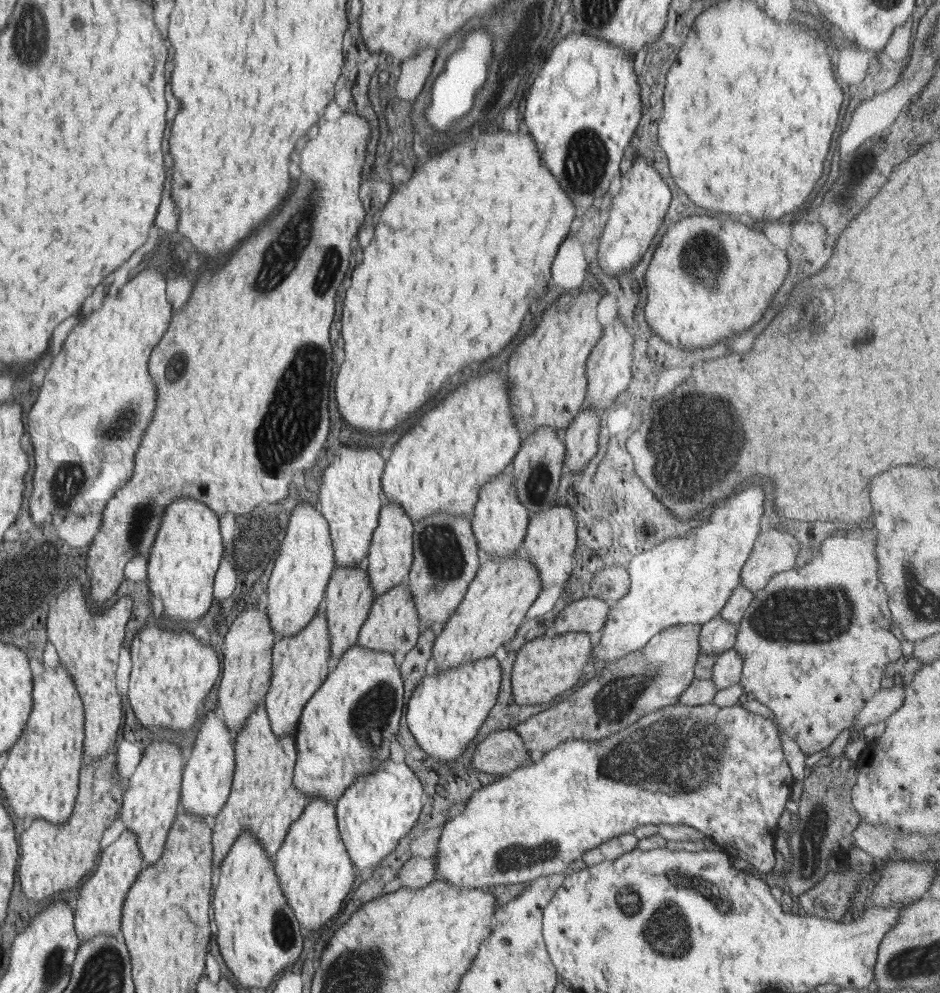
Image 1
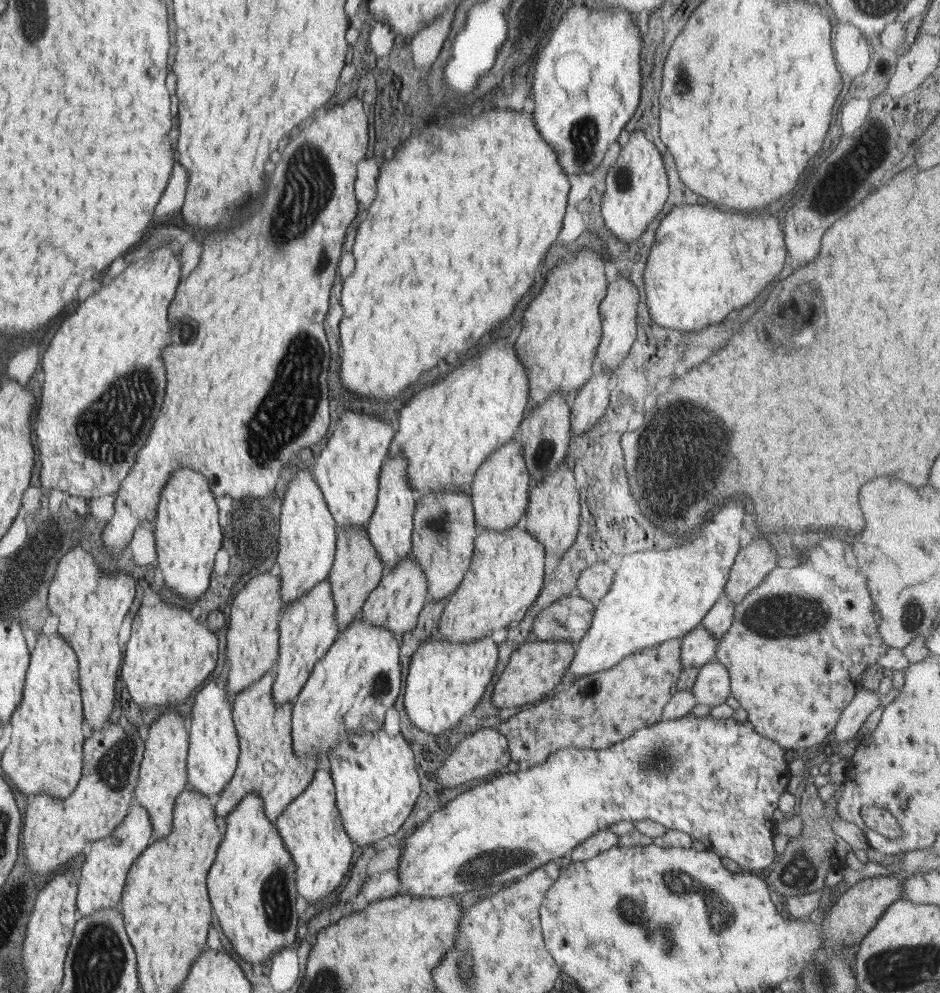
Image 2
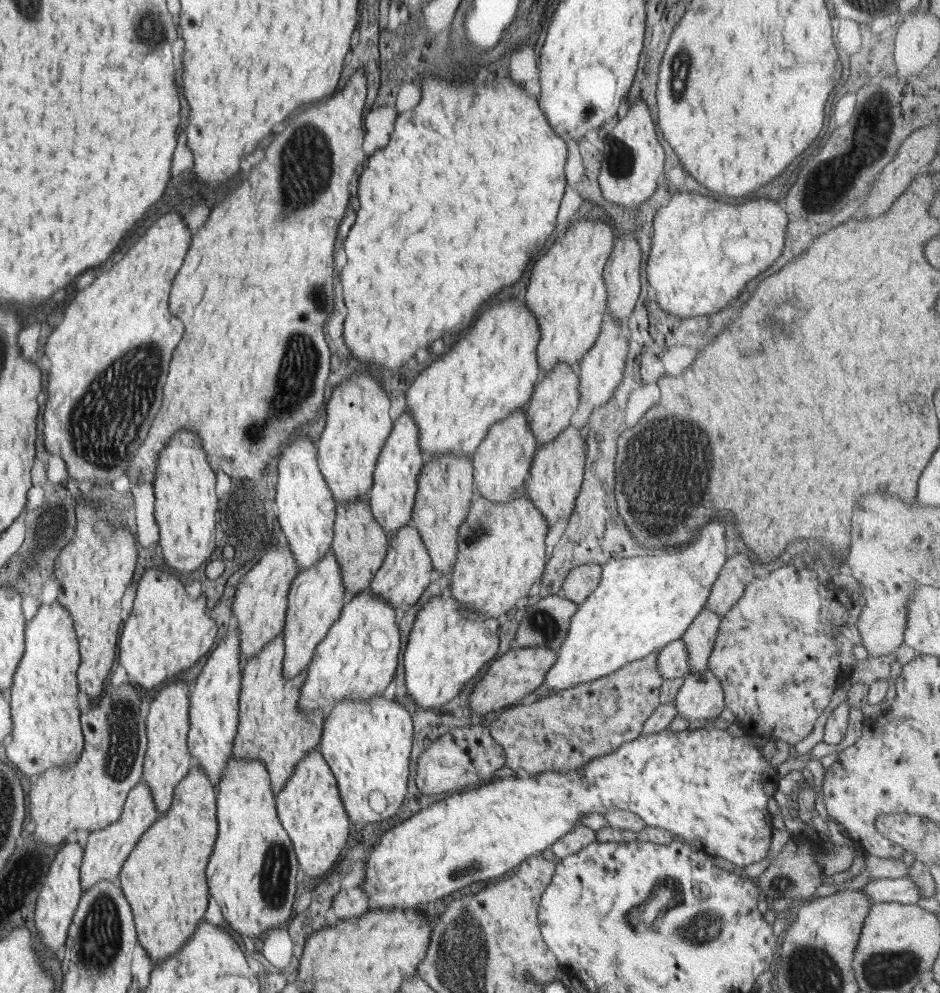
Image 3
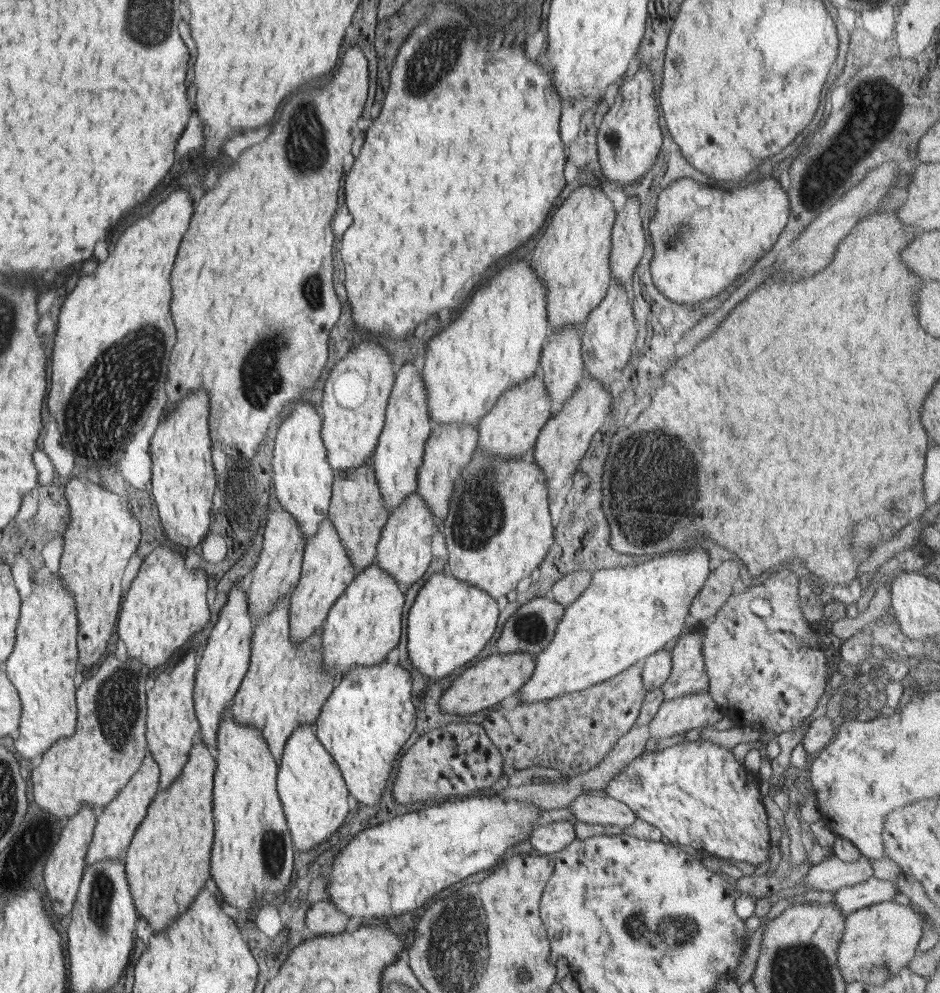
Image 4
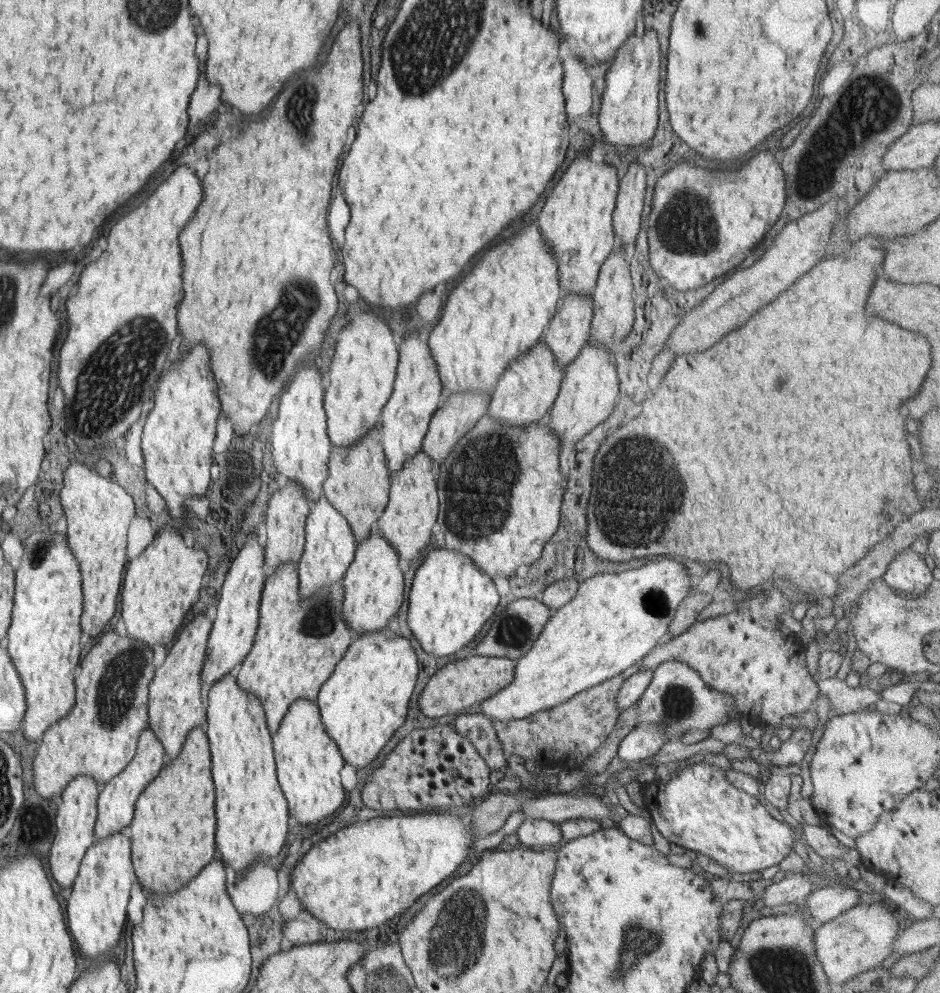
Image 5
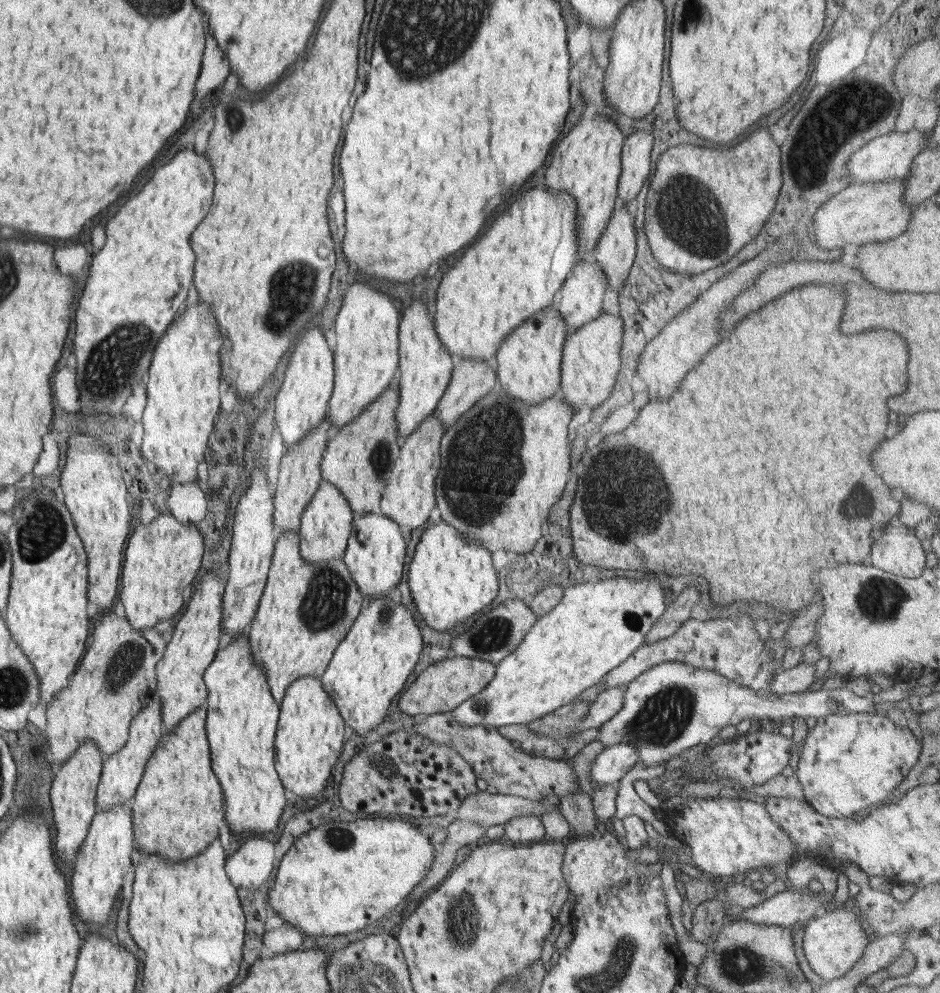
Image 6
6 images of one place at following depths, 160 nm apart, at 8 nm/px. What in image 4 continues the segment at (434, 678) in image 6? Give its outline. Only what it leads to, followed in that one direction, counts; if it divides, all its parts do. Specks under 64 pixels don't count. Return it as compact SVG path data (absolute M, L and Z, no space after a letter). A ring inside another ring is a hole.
M525 652L489 655L454 679L440 697L440 712L466 715L500 705L504 698L517 694L531 679L536 661L535 655Z

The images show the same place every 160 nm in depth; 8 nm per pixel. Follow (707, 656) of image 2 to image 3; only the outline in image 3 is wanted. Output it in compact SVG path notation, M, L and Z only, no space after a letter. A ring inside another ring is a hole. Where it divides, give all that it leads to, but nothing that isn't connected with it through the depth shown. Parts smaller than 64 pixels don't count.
M683 639L669 642L658 654L658 670L664 679L686 676L691 672L687 644Z

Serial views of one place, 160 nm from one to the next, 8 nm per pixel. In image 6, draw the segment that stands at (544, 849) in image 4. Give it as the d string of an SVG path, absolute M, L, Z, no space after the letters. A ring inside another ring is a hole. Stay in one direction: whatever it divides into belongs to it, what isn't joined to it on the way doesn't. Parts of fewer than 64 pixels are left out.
M535 815L517 816L504 825L504 841L513 844L540 842L546 834L544 823Z

